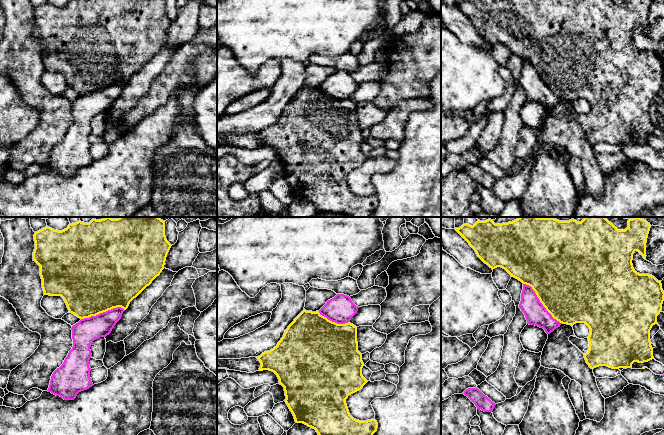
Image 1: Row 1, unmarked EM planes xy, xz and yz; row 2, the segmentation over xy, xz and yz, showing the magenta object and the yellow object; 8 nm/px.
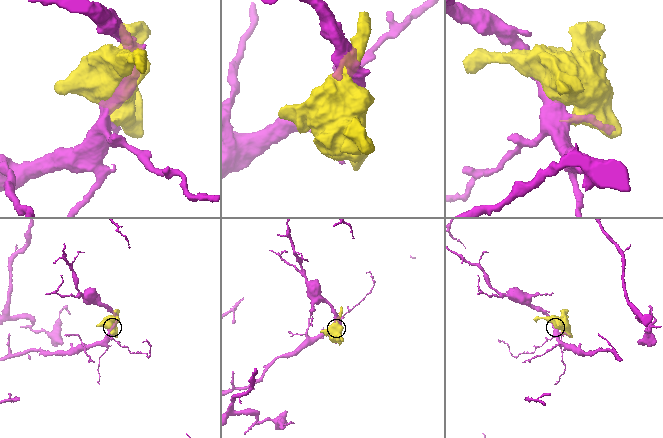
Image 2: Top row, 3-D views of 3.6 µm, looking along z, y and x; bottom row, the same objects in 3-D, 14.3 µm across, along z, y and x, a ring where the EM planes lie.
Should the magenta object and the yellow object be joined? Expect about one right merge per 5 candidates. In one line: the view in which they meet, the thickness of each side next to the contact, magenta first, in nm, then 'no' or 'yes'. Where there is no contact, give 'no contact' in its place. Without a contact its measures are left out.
contact in yz; calibres 180 and 500 nm; no

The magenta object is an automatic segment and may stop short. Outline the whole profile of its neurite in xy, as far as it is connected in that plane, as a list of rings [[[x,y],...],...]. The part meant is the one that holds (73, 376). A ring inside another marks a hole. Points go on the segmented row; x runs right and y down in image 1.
[[[121,307],[113,308],[81,319],[72,326],[73,347],[63,364],[53,372],[48,392],[64,400],[74,400],[79,392],[93,386],[89,367],[91,344],[94,340],[109,335],[124,311]]]

